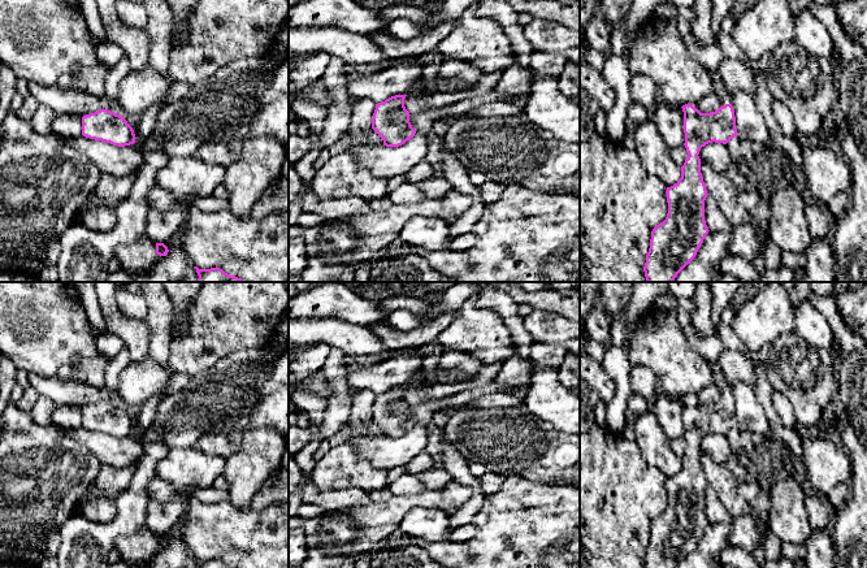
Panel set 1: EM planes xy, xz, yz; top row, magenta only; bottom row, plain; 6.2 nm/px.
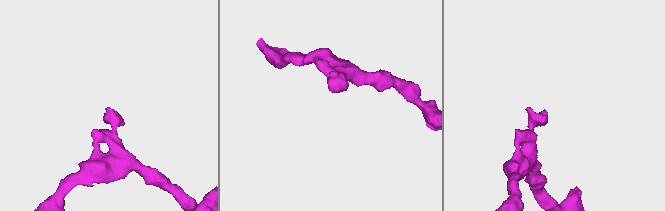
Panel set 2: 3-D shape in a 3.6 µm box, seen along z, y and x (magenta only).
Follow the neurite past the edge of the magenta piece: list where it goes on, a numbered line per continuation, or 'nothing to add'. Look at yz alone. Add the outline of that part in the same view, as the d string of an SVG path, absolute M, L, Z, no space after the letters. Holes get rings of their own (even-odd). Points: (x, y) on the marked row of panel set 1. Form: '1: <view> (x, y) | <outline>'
1: yz (719, 89) | M711 70L711 78L712 78L715 94L721 101L721 107L725 104L732 104L731 97L728 96L716 70Z

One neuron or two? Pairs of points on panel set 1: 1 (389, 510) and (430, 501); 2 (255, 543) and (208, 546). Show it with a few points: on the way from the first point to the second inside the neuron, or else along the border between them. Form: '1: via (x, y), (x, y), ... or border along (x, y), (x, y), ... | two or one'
1: via (399, 504), (420, 499) | one
2: via (243, 542), (220, 542) | one

